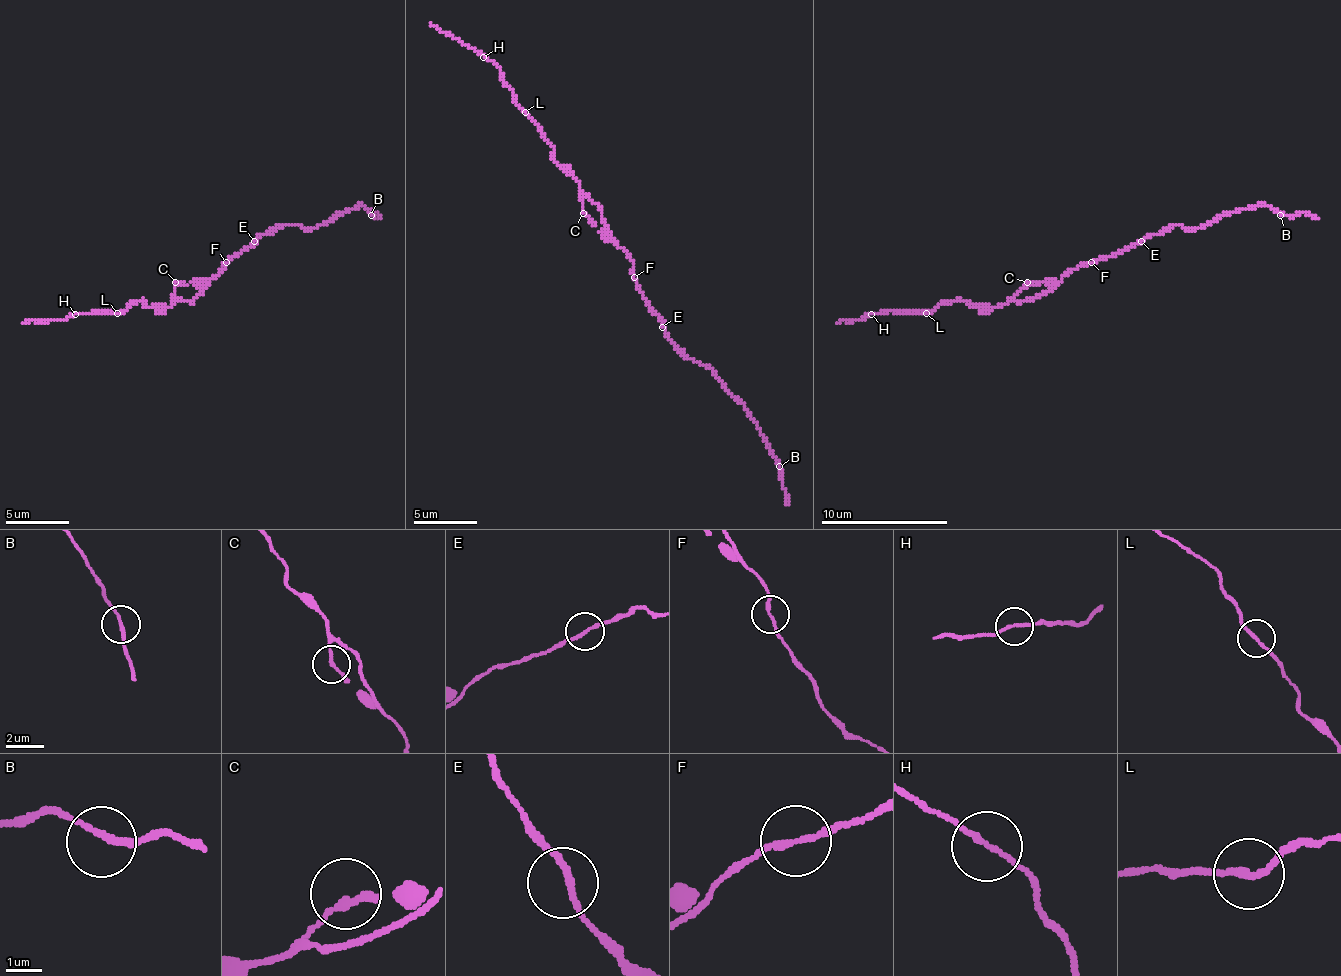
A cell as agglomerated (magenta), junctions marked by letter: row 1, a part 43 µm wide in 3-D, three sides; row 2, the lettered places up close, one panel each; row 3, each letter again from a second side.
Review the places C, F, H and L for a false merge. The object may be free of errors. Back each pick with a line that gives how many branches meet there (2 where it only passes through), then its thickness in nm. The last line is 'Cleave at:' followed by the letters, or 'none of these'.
F: Branches: 2. Thickness 160 nm
Cleave at: F

